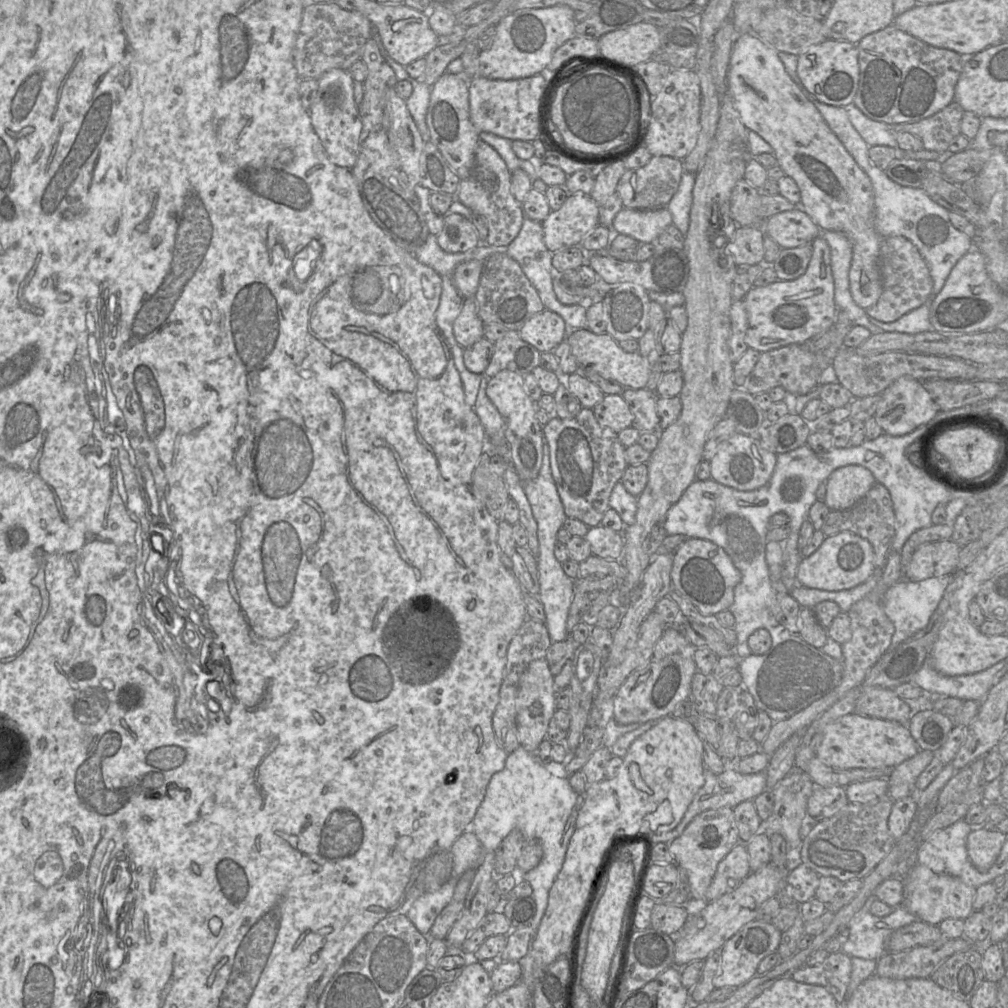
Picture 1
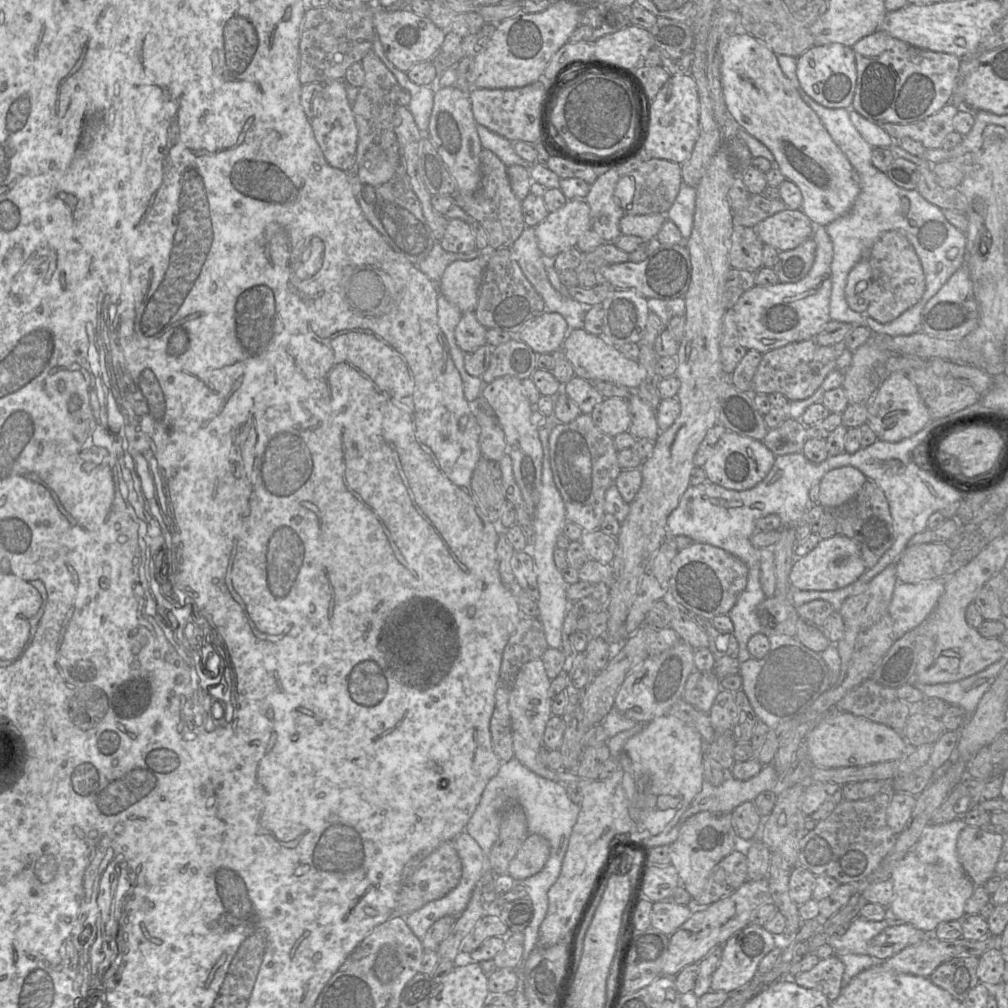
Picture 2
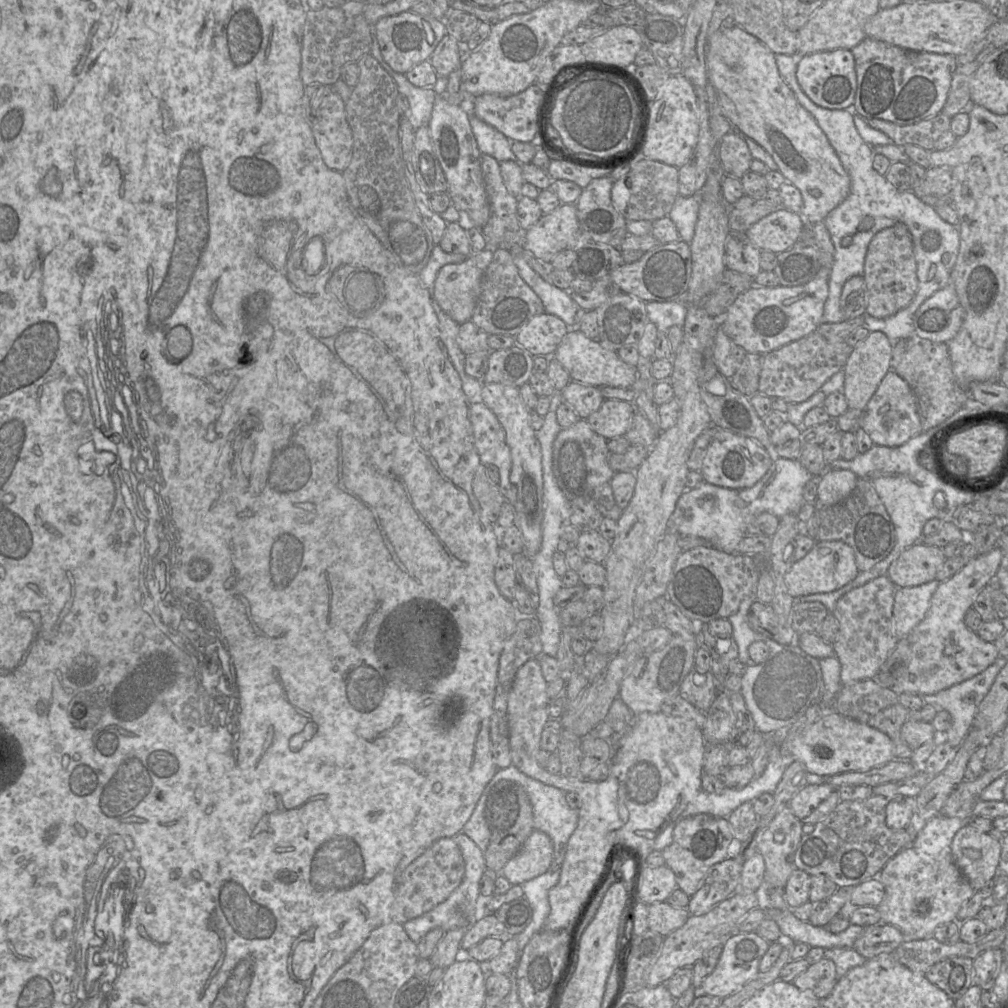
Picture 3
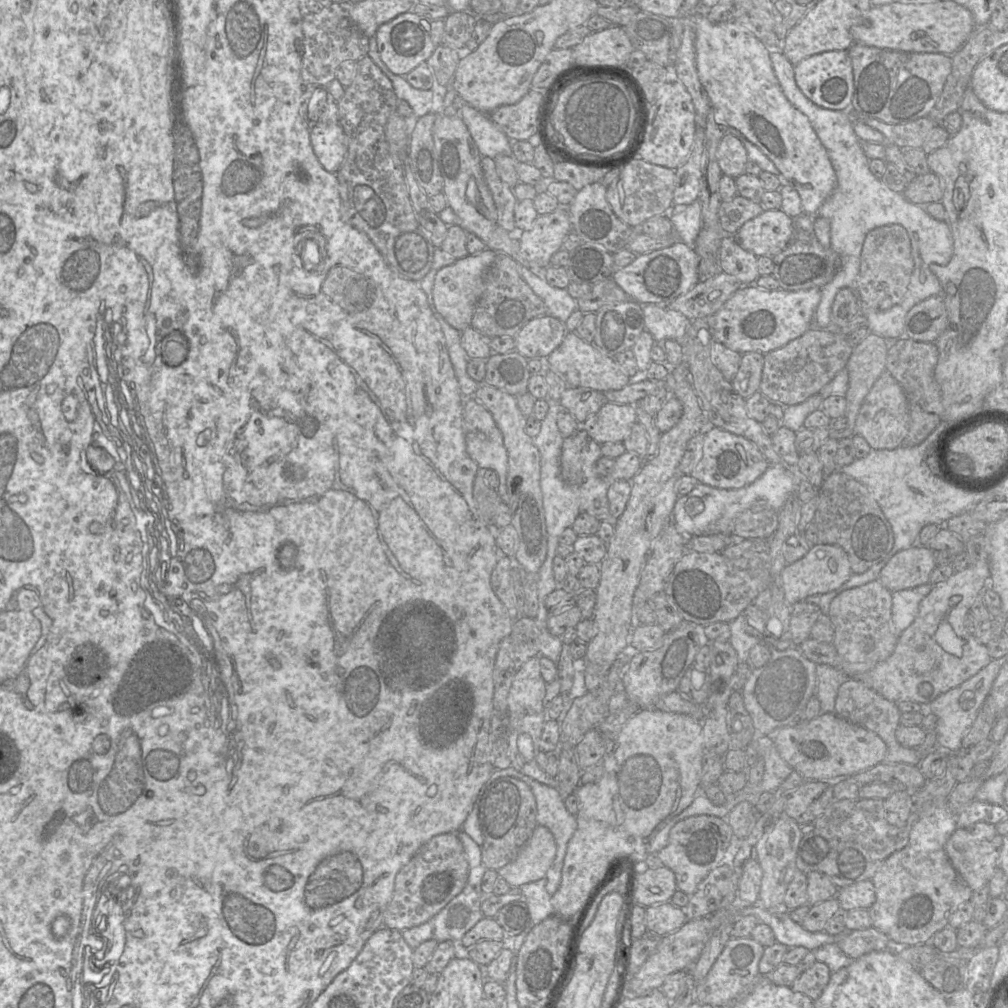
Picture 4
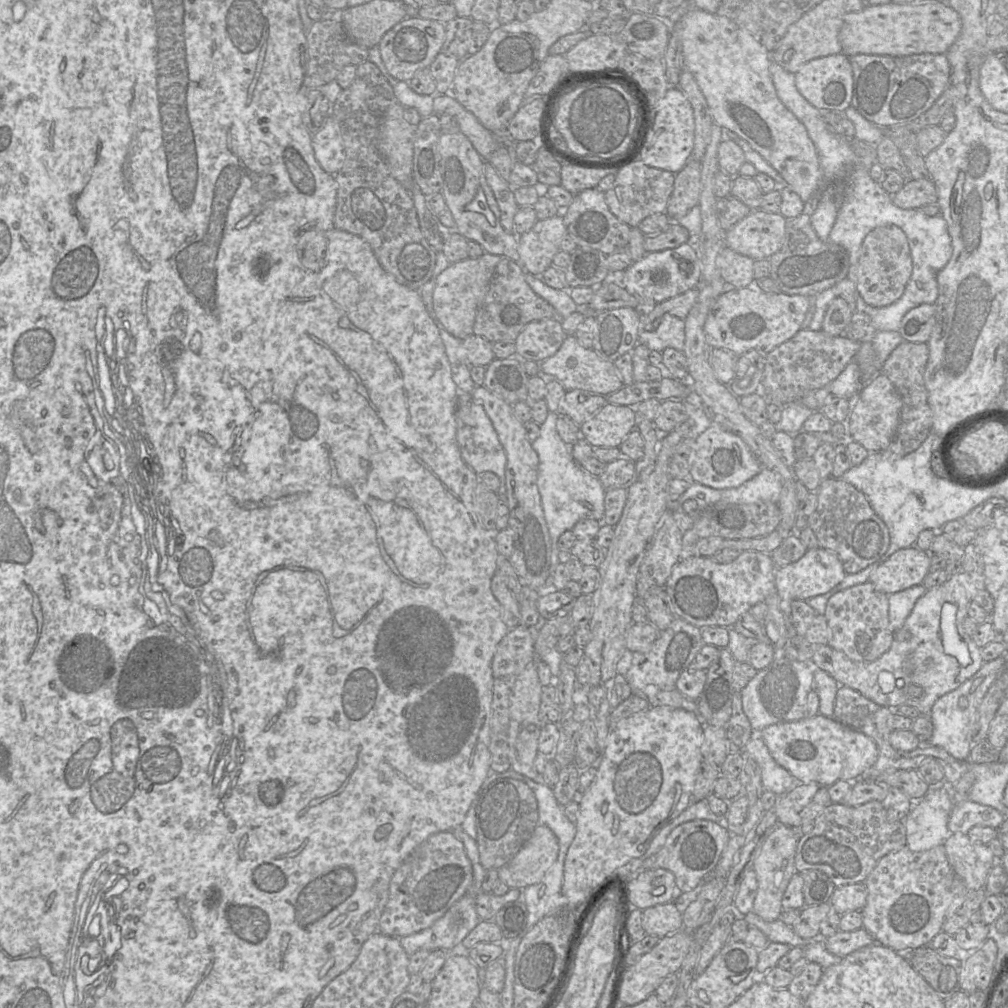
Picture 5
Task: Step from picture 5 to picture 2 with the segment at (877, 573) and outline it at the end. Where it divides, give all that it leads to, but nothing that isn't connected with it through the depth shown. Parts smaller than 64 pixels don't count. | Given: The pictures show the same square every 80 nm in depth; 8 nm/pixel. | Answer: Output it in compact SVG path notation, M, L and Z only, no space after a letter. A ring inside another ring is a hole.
M946 543L907 547L895 562L898 582L914 584L944 576L944 569L953 553Z

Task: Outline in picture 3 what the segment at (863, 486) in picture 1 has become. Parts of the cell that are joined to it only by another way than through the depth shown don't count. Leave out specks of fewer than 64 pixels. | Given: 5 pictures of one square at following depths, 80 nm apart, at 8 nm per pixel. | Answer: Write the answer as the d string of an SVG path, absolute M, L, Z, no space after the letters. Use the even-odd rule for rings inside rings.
M829 469L819 478L817 503L819 506L834 505L854 490L857 475L848 469Z

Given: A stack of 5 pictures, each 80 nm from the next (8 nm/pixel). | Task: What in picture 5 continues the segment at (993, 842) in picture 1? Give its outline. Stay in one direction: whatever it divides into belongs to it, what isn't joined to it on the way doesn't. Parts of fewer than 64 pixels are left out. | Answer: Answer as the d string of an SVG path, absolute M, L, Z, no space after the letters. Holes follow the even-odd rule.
M955 832L944 842L948 862L969 891L984 889L986 879L996 863L987 844L970 839L968 834Z

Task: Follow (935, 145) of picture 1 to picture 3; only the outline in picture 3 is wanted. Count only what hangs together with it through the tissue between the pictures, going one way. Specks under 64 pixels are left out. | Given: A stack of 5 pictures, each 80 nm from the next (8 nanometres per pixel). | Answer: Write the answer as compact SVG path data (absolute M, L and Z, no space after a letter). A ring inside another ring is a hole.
M938 113L915 124L900 126L881 119L865 119L867 124L884 133L891 143L903 147L907 144L920 146L928 151L934 150L939 137L950 130L951 118Z

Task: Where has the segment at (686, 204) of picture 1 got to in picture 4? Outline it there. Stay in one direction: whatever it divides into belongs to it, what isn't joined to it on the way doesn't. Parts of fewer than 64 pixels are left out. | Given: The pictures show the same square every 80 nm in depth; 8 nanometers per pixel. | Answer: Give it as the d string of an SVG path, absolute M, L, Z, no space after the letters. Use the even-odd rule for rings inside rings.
M699 198L688 205L672 206L669 210L669 219L679 241L693 247L702 228Z

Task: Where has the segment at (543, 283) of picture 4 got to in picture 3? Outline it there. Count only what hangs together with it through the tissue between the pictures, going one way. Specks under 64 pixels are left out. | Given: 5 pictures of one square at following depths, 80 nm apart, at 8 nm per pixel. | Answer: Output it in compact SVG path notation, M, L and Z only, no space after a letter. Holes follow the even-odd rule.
M509 248L520 276L541 299L546 313L559 317L569 328L575 327L575 316L580 307L571 298L569 291L547 282L528 265L520 253L523 248Z

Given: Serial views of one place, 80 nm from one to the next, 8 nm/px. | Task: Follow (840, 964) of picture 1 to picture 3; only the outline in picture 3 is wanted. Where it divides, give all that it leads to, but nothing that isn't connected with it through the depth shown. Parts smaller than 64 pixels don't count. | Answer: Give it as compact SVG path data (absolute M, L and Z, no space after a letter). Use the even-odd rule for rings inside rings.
M827 958L812 964L793 980L793 984L801 990L811 990L820 998L830 995L838 981L836 965Z

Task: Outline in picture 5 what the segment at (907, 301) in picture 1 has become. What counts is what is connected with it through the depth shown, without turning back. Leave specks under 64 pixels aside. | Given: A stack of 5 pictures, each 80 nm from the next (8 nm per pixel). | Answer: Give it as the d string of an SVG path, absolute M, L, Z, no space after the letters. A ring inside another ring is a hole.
M896 225L880 226L870 231L860 250L856 289L873 307L889 306L904 293L912 274L912 257L905 233Z

